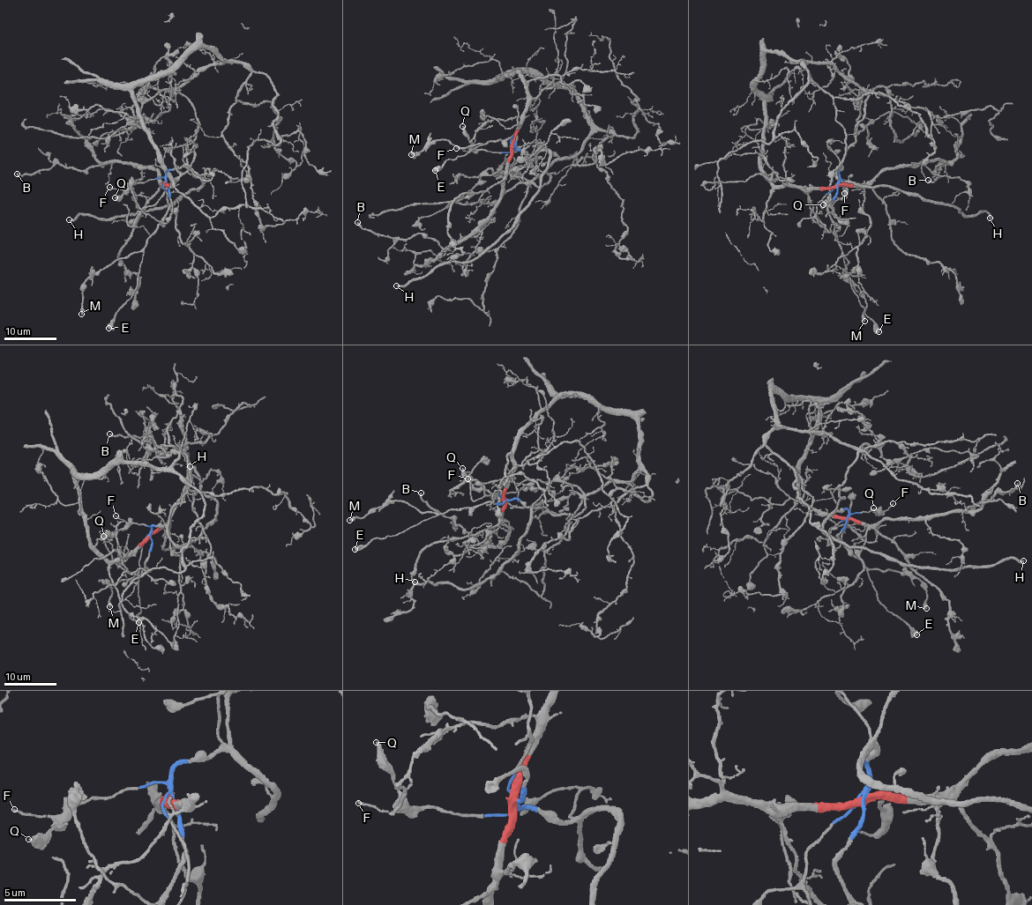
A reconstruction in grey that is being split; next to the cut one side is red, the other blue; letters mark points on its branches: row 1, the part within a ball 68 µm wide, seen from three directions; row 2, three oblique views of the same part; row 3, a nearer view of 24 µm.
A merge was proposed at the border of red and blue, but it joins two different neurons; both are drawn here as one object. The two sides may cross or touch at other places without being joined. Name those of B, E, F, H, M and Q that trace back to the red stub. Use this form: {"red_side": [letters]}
{"red_side": ["B"]}

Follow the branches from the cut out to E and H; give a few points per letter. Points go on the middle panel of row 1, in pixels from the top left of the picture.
E: (513, 147), (516, 142), (512, 136), (477, 146), (463, 156), (449, 159), (435, 170)
H: (513, 147), (549, 155), (541, 187), (519, 220), (470, 260), (445, 262), (396, 285)

